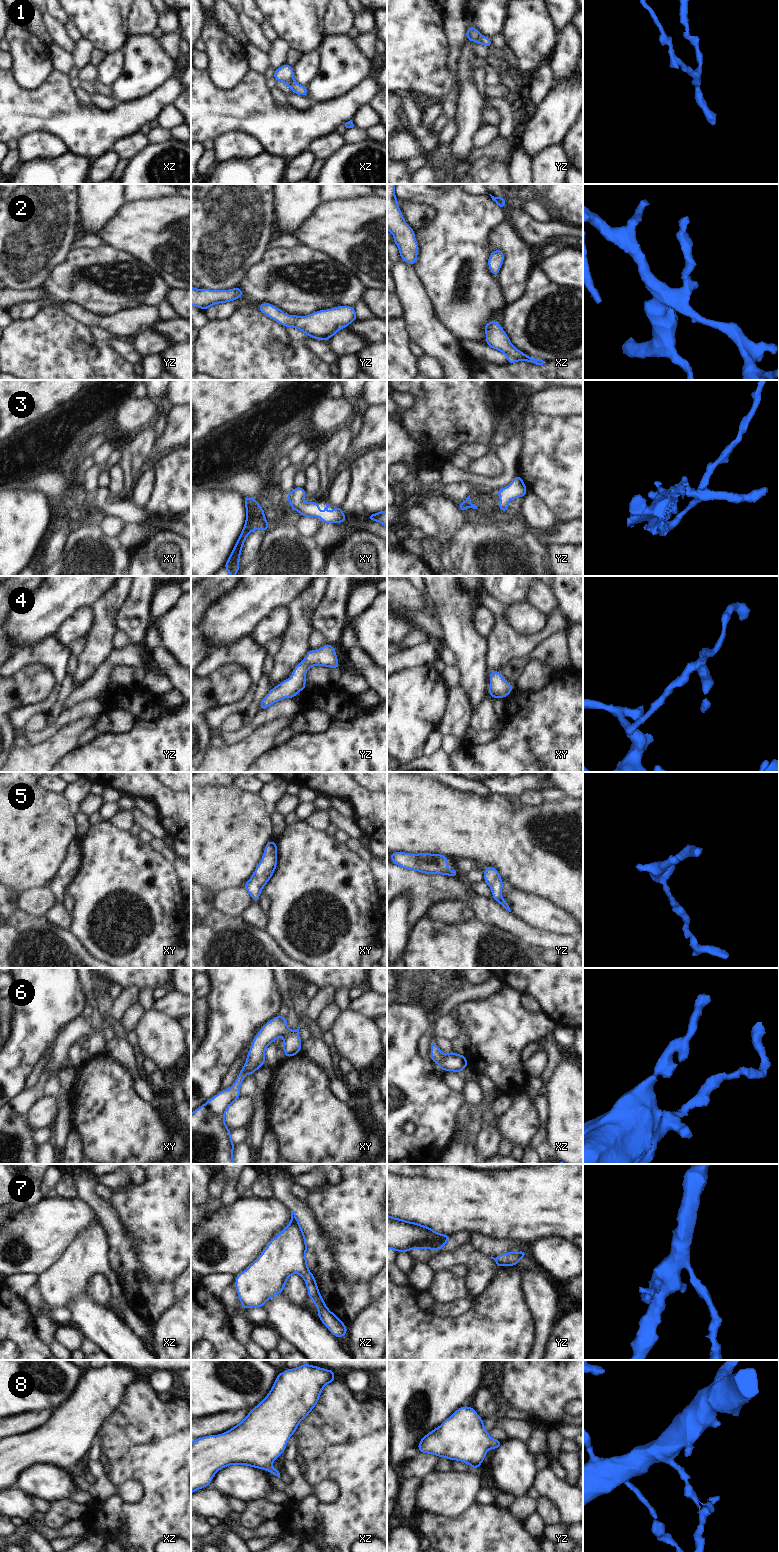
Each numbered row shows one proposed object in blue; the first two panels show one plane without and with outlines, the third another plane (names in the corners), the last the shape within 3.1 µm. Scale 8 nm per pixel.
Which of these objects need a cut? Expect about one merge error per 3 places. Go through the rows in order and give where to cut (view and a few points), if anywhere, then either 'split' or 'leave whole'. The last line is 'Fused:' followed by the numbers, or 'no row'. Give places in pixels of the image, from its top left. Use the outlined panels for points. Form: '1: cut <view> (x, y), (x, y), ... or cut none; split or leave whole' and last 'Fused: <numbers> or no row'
1: cut none; leave whole
2: cut none; leave whole
3: cut none; leave whole
4: cut none; leave whole
5: cut none; leave whole
6: cut none; leave whole
7: cut none; leave whole
8: cut none; leave whole
Fused: no row

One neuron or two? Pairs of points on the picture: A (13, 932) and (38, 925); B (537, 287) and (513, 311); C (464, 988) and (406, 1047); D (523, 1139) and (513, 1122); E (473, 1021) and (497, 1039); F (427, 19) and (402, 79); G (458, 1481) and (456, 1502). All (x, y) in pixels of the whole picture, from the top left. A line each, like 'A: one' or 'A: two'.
A: one
B: one
C: two
D: one
E: one
F: one
G: one

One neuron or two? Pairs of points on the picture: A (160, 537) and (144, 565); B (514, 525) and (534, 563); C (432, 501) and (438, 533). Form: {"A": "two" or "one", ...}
{"A": "one", "B": "two", "C": "two"}

